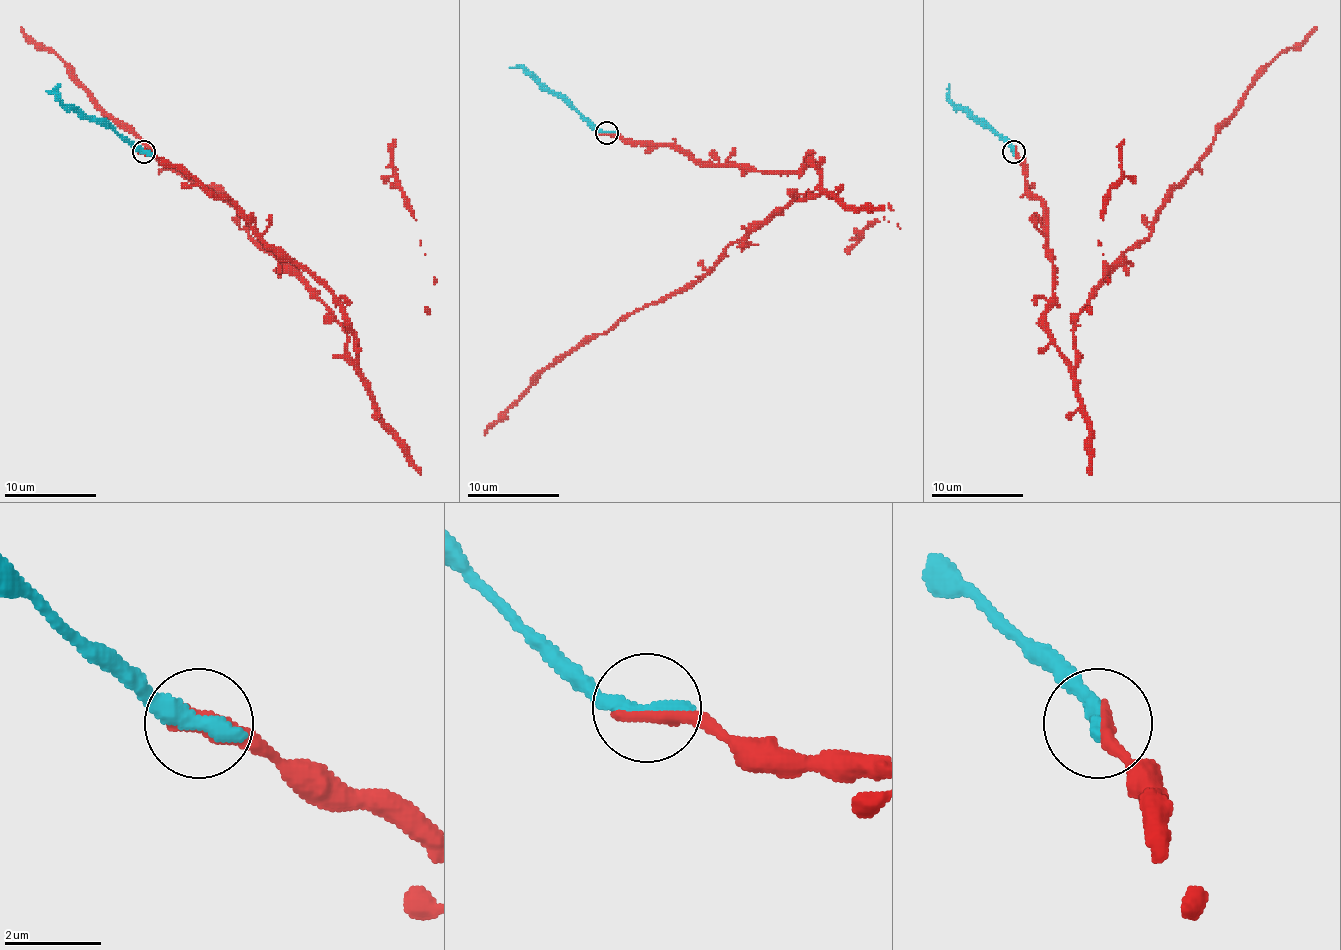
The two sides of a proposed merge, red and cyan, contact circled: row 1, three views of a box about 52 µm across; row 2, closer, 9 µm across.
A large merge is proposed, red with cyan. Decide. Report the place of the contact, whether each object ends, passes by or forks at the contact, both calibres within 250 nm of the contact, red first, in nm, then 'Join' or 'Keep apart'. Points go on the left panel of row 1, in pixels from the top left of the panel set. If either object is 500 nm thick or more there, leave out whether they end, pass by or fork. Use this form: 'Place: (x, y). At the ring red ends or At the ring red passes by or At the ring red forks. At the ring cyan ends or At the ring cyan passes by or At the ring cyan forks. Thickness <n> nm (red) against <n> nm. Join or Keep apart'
Place: (143, 151). At the ring red ends. At the ring cyan ends. Thickness 440 nm (red) against 360 nm. Join

